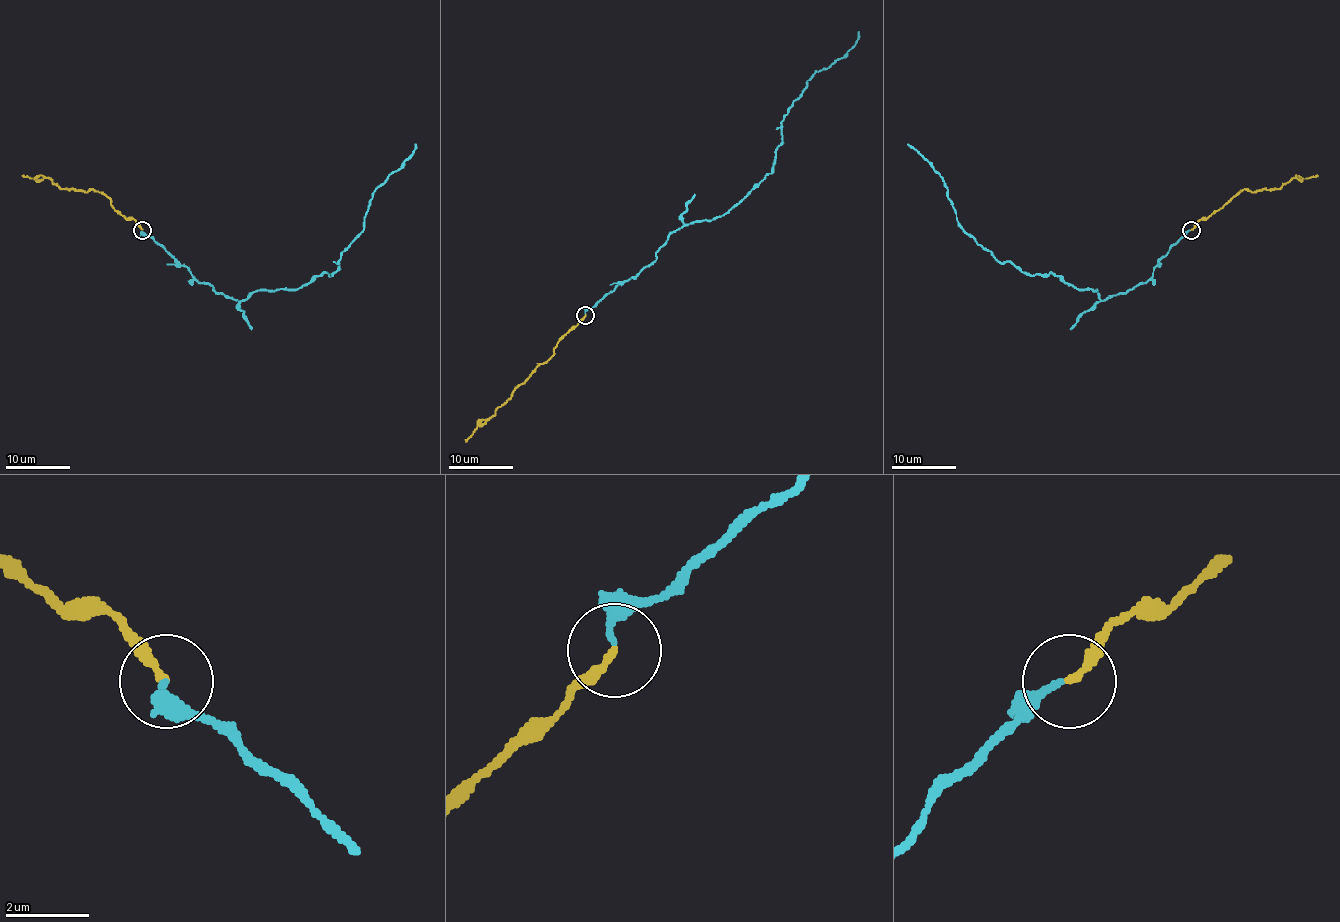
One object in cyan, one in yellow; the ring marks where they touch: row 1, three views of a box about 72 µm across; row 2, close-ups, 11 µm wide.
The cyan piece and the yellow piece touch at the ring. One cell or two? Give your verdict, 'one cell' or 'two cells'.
one cell

